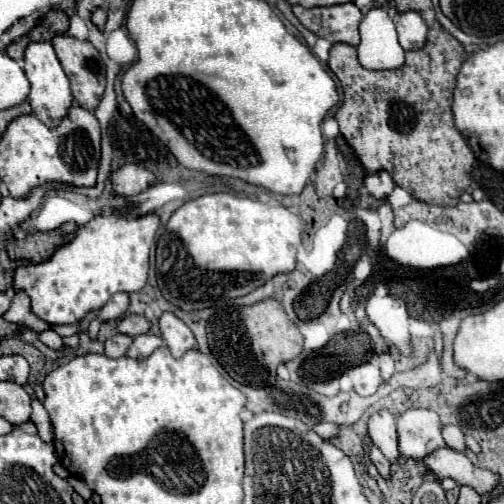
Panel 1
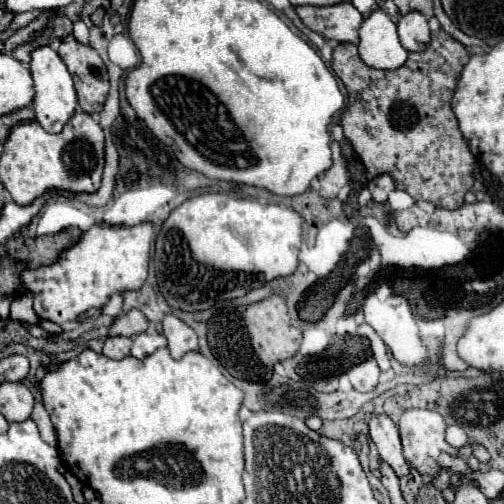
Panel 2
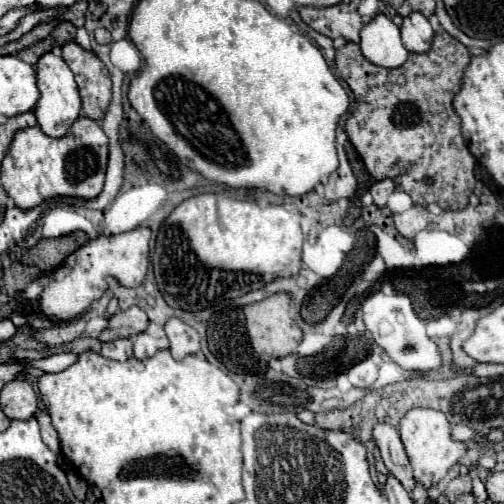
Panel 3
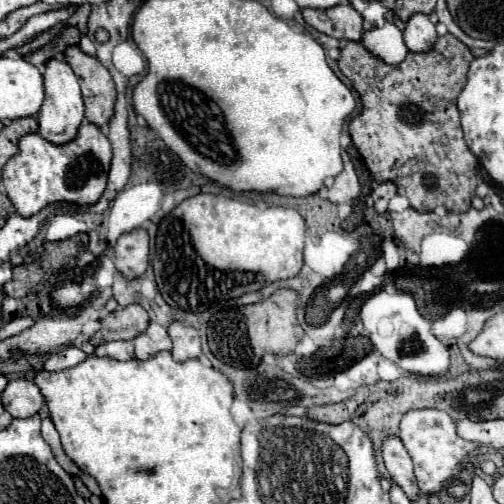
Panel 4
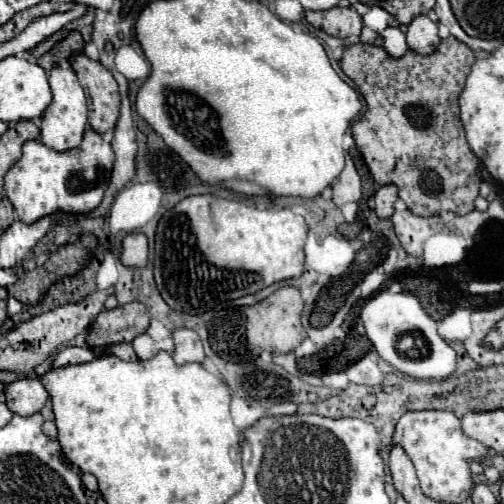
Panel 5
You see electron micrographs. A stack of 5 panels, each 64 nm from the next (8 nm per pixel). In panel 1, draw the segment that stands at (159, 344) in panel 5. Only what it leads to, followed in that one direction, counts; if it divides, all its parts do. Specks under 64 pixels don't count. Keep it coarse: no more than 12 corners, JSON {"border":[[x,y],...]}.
{"border":[[142,334],[128,350],[130,358],[148,358],[164,344],[160,336]]}

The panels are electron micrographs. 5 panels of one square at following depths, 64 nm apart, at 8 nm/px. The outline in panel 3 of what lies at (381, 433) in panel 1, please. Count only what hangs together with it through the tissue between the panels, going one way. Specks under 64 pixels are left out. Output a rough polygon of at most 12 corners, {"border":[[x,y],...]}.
{"border":[[378,422],[374,438],[388,472],[412,492],[416,480],[394,426]]}

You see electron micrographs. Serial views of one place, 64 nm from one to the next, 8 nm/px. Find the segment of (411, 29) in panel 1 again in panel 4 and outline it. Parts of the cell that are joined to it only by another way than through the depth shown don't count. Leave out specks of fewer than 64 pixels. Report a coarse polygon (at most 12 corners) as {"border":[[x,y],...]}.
{"border":[[426,14],[406,22],[404,42],[410,52],[428,52],[436,26]]}

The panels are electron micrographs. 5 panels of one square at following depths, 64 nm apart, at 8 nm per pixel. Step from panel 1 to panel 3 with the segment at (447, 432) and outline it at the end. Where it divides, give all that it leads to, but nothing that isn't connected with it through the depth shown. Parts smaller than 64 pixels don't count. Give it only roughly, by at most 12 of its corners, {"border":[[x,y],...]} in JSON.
{"border":[[466,424],[452,426],[454,440],[468,442],[476,432]]}

